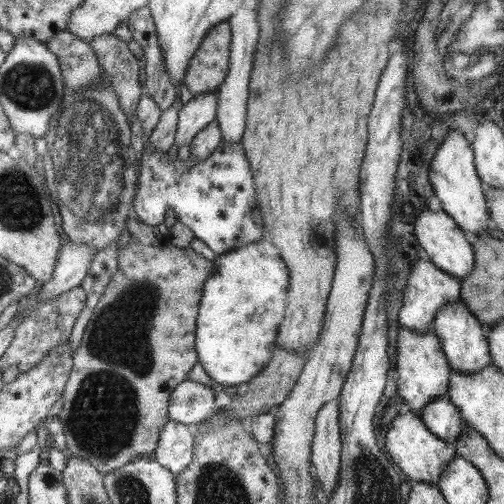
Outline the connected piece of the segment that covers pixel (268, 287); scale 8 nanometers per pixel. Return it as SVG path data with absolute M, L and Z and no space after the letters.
M264 238L216 258L217 272L205 280L201 316L197 316L197 356L211 382L242 388L272 358L271 346L285 310L287 268L276 246Z

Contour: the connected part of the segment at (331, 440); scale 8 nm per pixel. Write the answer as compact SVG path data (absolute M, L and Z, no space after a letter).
M329 400L315 420L315 435L312 443L314 474L328 500L340 480L340 412L335 400Z

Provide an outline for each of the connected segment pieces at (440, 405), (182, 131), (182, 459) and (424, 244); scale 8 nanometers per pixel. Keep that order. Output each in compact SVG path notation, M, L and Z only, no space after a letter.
M447 395L437 396L420 412L420 419L440 440L453 443L460 436L460 428L464 426L463 418Z
M199 94L185 96L178 110L177 128L173 146L179 147L191 139L199 130L203 130L215 118L217 94Z
M167 420L153 453L155 460L168 468L175 478L189 464L193 454L193 431L184 425Z
M421 211L415 219L413 234L424 253L424 257L431 260L441 271L445 271L458 280L471 273L471 268L476 262L476 258L473 258L473 252L471 252L471 246L465 242L456 222L445 211Z

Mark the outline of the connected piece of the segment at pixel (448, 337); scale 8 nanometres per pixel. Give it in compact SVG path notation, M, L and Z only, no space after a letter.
M461 300L441 306L436 318L433 319L431 331L440 337L451 369L458 370L462 374L472 374L491 365L492 358L488 348L486 329Z

